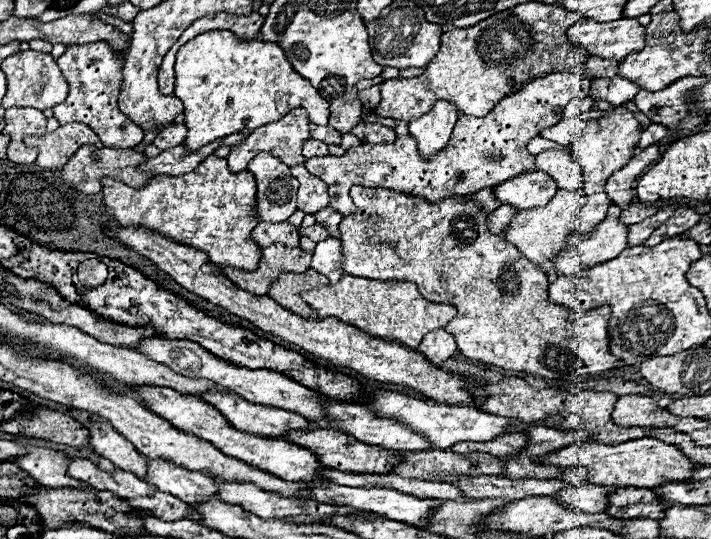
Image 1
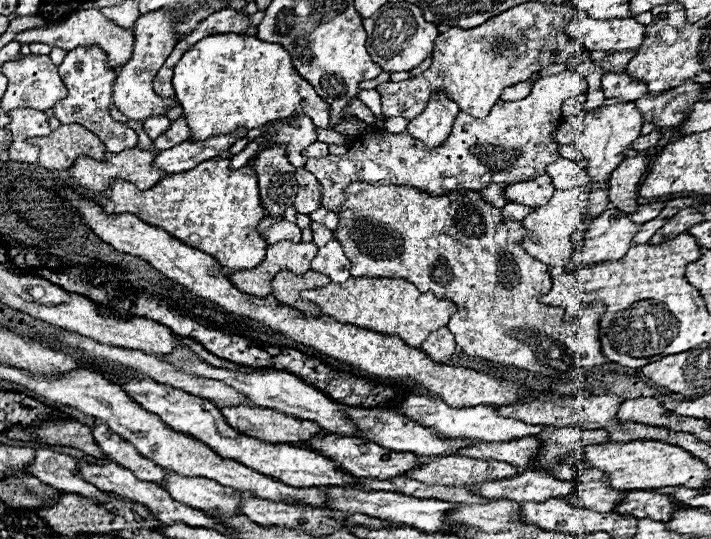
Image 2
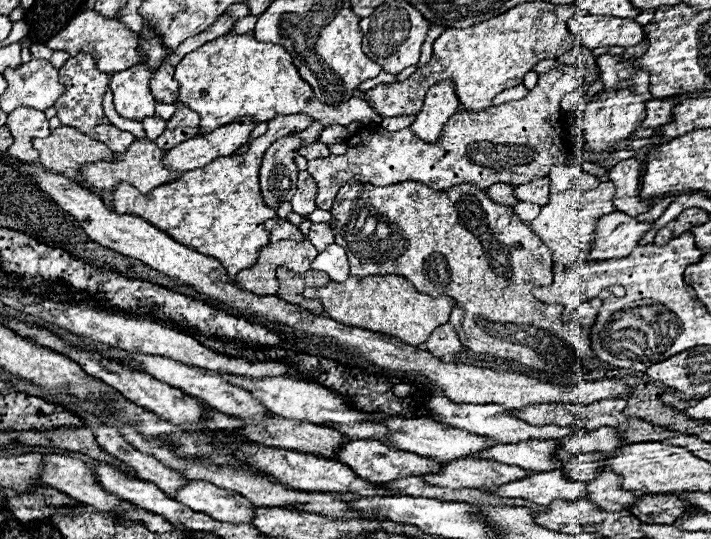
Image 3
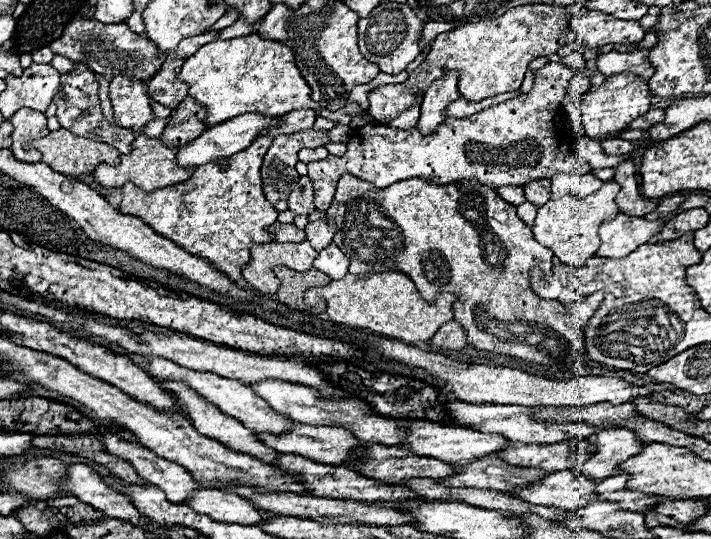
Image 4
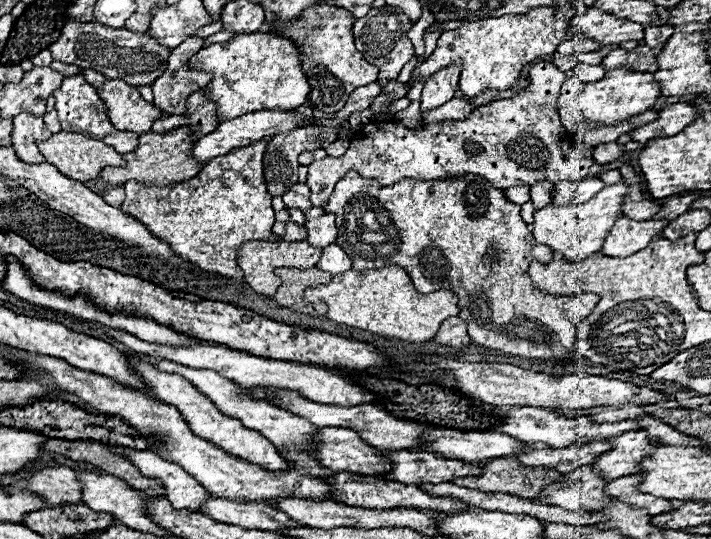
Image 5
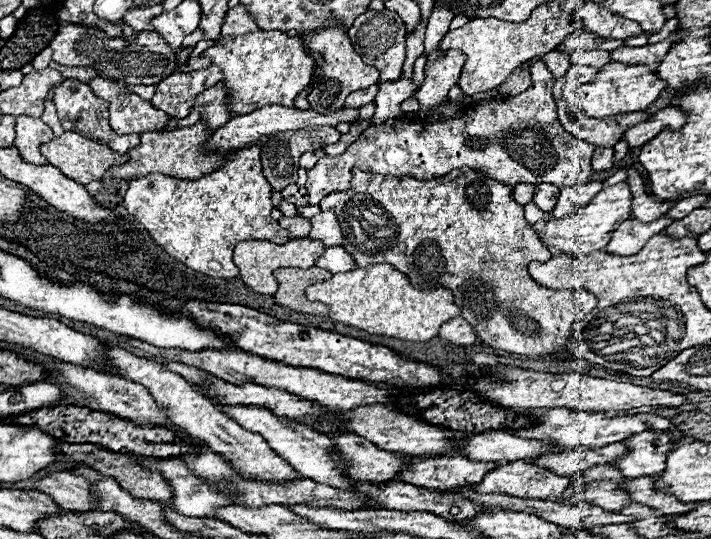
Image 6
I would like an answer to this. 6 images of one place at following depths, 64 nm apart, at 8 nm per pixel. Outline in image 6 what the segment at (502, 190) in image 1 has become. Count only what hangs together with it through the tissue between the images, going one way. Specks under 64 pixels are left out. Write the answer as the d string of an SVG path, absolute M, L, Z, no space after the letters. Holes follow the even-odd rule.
M538 184L534 190L534 204L544 212L552 212L556 206L556 200L558 200L558 192L560 192L558 186Z

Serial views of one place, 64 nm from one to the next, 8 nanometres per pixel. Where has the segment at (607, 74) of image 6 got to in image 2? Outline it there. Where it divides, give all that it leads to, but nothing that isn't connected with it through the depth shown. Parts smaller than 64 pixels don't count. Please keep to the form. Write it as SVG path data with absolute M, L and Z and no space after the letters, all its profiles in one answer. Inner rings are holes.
M606 98L602 108L596 108L592 112L586 112L584 116L584 132L578 136L578 140L574 142L576 149L579 151L588 164L586 172L592 176L592 184L590 188L590 212L592 218L598 218L602 210L606 210L608 204L608 196L606 196L606 188L604 184L610 178L610 172L622 162L622 152L626 152L630 148L630 144L640 136L640 128L642 128L642 112L634 102L624 102L618 98Z

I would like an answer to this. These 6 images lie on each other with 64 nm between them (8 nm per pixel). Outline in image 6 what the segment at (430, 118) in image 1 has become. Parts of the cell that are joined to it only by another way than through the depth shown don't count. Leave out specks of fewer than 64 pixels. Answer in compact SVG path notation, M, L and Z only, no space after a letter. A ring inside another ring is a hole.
M432 50L432 52L424 52L424 56L426 56L424 82L422 82L420 90L416 92L416 98L418 98L420 106L436 106L442 100L446 100L448 98L448 90L454 84L458 84L458 78L460 78L460 72L462 72L462 66L464 66L466 56L462 56L460 50L448 50L444 54L440 50Z

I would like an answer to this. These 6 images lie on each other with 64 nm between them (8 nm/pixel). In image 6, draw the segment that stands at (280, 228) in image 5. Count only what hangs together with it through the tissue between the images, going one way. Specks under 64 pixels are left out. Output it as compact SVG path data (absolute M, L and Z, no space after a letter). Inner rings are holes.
M296 214L294 218L290 218L290 216L282 216L280 226L282 226L284 230L288 230L292 238L308 236L308 234L310 234L310 228L312 228L310 218L304 218L304 216L300 216L300 214Z

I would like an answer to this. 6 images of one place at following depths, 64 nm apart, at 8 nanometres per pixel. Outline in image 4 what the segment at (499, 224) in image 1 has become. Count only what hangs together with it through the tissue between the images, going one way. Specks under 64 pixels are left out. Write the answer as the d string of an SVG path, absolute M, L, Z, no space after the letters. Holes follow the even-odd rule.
M524 202L524 204L520 204L518 206L518 216L530 226L532 222L534 222L534 216L536 216L536 206L534 204L530 204L530 202Z

